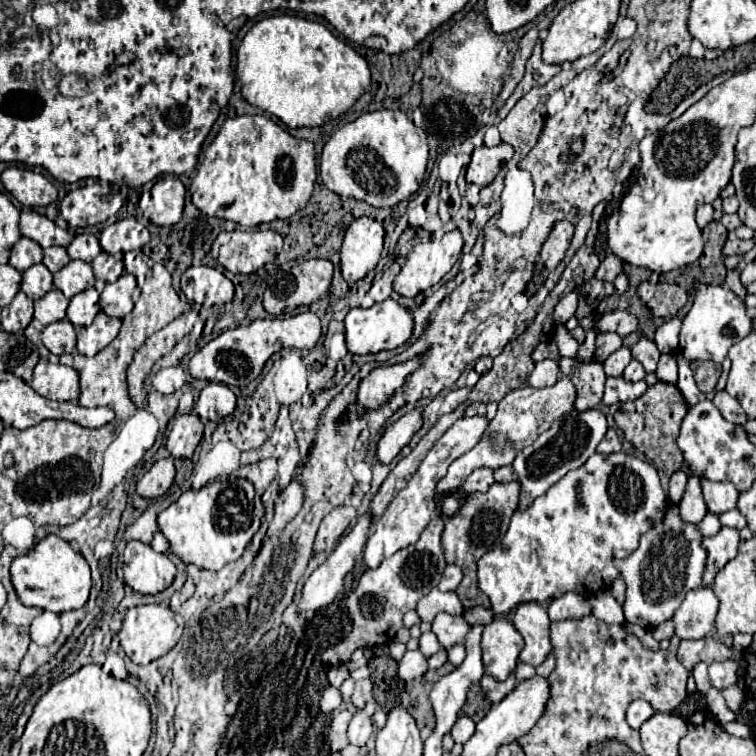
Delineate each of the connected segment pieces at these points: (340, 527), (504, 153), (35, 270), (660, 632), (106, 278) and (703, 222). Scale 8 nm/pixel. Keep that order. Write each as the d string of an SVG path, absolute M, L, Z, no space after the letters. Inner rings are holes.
M342 505L342 507L336 507L334 511L330 511L320 523L320 529L318 529L318 535L314 541L314 553L326 551L326 547L334 547L354 517L356 517L354 507Z
M500 143L496 147L478 147L472 153L472 161L466 169L466 181L476 183L478 187L486 187L494 181L498 171L512 159L514 149L508 143Z
M38 263L22 273L22 291L30 299L40 299L50 289L52 289L52 273L46 269L46 265Z
M666 621L666 623L660 623L658 627L654 627L654 639L656 641L670 639L672 635L674 635L674 623L672 621Z
M102 251L94 261L92 261L92 269L96 279L104 281L104 283L112 283L116 281L122 273L124 273L124 263L118 261L116 257L112 257L110 253Z
M704 204L696 211L696 222L700 229L703 229L713 220L713 207L711 204Z

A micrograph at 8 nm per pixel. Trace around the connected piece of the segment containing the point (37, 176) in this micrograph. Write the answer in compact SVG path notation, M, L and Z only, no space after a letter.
M8 167L2 173L2 183L22 205L38 207L56 201L58 191L44 175L30 169Z

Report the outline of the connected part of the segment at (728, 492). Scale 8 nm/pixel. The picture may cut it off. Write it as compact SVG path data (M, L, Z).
M702 479L702 493L708 511L716 515L734 509L740 495L732 483L710 483L708 479Z

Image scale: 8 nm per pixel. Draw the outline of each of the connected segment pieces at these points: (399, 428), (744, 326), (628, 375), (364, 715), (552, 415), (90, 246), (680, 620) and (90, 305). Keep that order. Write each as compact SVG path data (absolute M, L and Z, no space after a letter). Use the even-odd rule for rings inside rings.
M412 409L410 413L406 413L400 421L396 421L394 425L390 425L384 435L378 441L378 449L376 455L382 463L390 463L404 445L408 445L408 441L412 439L412 435L420 429L422 423L422 411L420 409Z
M702 285L696 291L694 297L694 305L688 311L688 315L682 319L682 329L680 329L680 349L676 349L676 361L678 361L678 389L682 391L684 399L688 401L688 405L696 405L702 399L712 400L716 391L722 391L726 387L726 377L730 371L730 359L728 359L728 349L742 341L752 329L752 321L746 315L746 307L744 301L734 295L730 289L722 287L722 285ZM692 359L712 359L716 363L722 365L722 377L718 381L714 391L704 395L692 377L692 369L690 369L690 361Z
M630 361L628 367L624 369L622 377L624 377L626 381L642 381L642 379L646 377L646 373L642 371L642 365L640 365L638 361Z
M375 700L369 701L366 707L356 713L350 721L350 727L348 727L348 741L350 745L356 745L356 747L364 747L370 733L372 733L372 717L376 712L378 705Z
M562 377L556 385L544 387L544 389L518 387L514 391L510 391L502 401L498 401L496 417L488 423L488 429L484 431L478 445L452 461L452 465L448 467L446 477L440 479L440 483L438 483L438 493L458 489L474 469L480 469L480 467L498 469L498 467L504 467L504 465L512 465L516 455L526 445L532 445L538 439L538 435L548 431L550 425L560 415L574 409L574 399L576 399L576 389L574 389L574 385L568 377Z
M94 233L76 235L74 241L72 241L66 249L68 249L70 259L82 259L82 261L86 261L86 263L90 263L90 261L102 251L99 239Z
M700 587L686 593L686 599L674 613L676 635L680 639L702 639L714 627L714 617L718 611L718 597L712 589Z
M88 287L86 291L74 295L70 299L70 305L68 305L68 321L74 325L74 327L86 327L94 321L96 313L100 311L98 307L98 291L94 287Z

